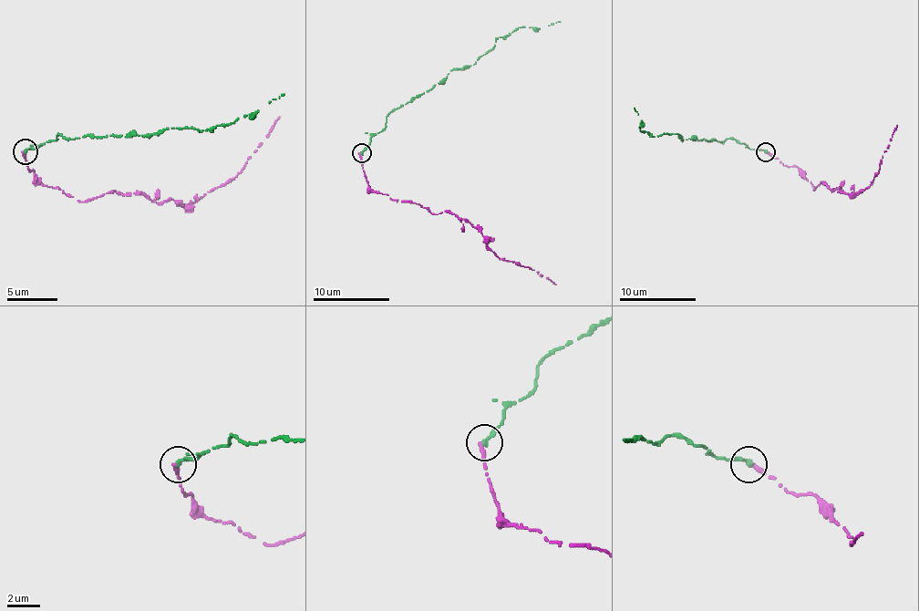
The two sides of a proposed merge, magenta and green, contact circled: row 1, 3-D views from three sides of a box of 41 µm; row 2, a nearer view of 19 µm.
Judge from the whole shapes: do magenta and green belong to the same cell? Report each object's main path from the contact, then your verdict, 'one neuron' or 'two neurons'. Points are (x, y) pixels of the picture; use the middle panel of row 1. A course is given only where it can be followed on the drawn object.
magenta runs (361, 153), (366, 182), (376, 193), (466, 219), (500, 259), (556, 284); green runs (361, 153), (391, 111), (453, 69), (474, 65), (499, 36), (560, 21); two neurons

